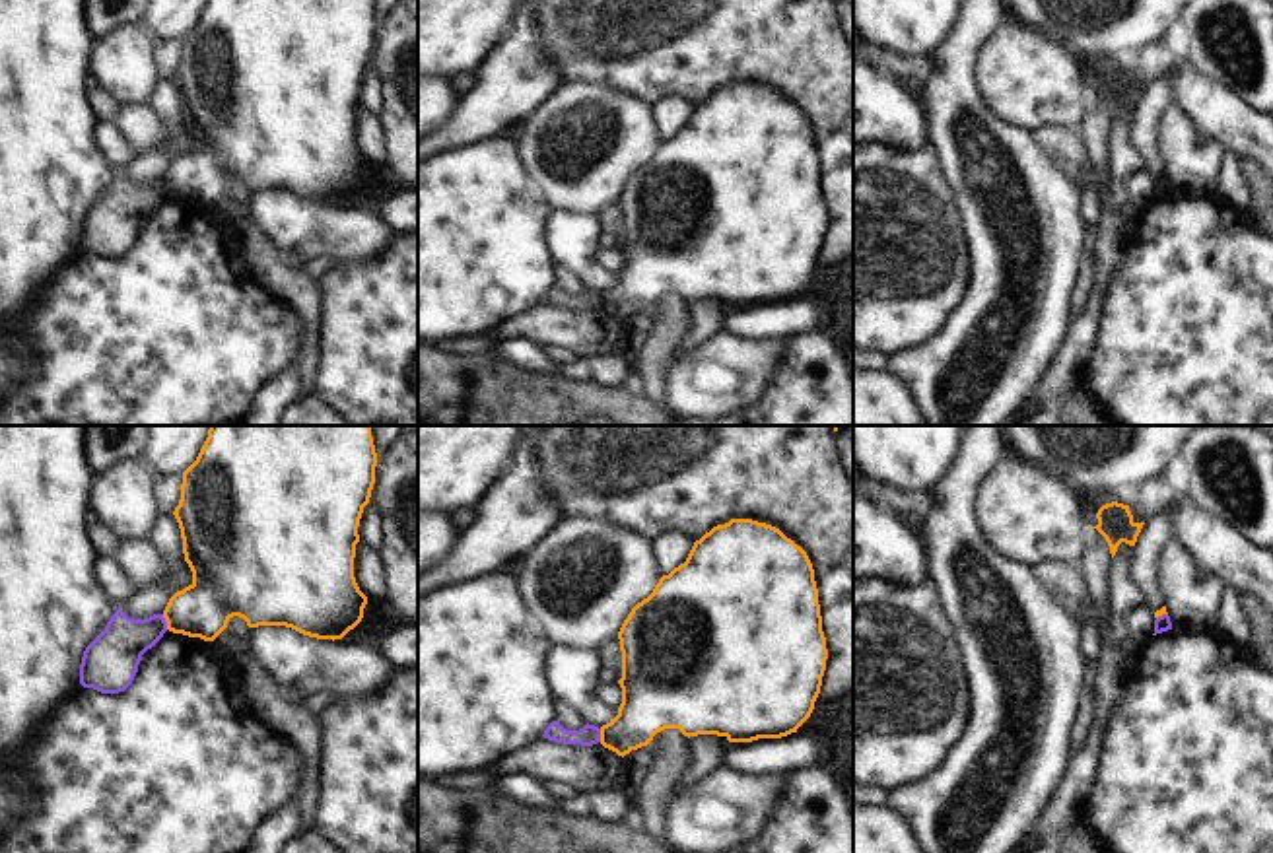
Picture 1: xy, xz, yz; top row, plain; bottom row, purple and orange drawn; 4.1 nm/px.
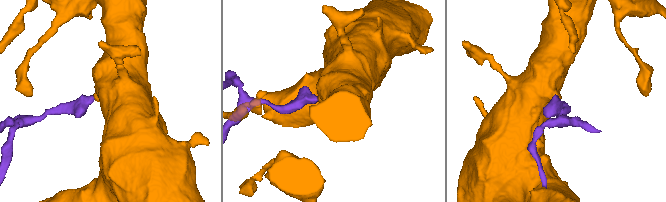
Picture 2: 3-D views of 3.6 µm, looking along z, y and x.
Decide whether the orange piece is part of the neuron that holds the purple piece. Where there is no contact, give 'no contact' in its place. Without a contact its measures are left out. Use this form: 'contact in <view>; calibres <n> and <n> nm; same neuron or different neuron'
contact in xy; calibres 220 and 220 nm; different neuron

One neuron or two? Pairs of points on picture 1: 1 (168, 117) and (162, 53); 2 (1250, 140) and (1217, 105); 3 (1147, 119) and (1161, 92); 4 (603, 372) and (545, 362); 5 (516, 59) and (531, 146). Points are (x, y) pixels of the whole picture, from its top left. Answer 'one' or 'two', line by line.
1: two
2: one
3: one
4: one
5: two

